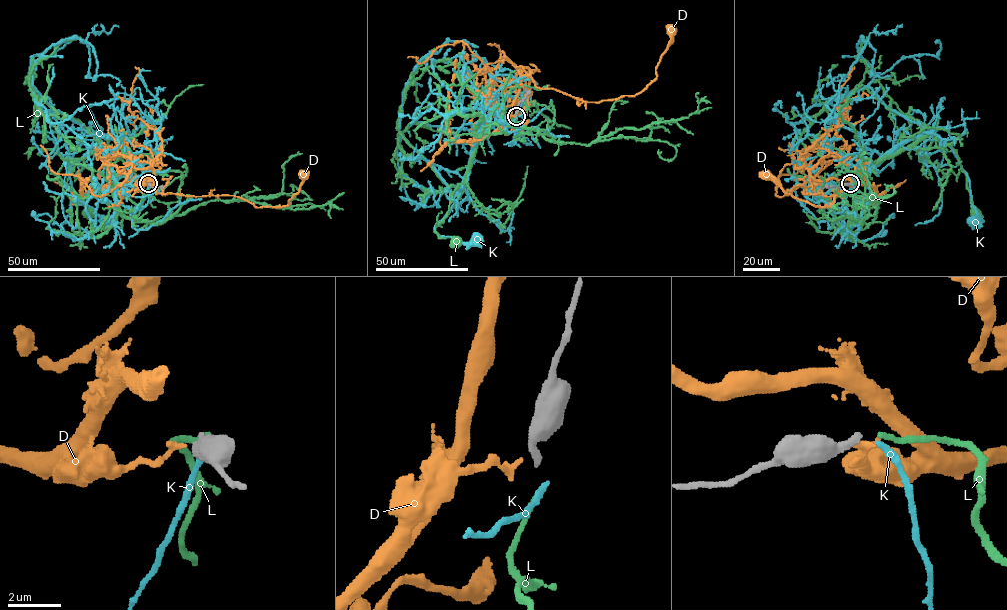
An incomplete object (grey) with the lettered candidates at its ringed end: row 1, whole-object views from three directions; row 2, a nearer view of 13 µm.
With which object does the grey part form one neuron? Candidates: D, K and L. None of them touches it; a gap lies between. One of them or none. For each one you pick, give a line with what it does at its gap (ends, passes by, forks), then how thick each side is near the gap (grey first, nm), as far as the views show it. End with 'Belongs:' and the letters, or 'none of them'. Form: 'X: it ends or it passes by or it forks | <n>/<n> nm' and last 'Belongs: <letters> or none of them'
Belongs: none of them

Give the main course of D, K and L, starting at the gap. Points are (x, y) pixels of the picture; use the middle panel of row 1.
D: (515, 116), (508, 119), (522, 76), (537, 87), (587, 102), (641, 92), (656, 77), (672, 31)
K: (517, 117), (502, 122), (494, 110), (483, 111), (460, 194), (434, 227), (438, 235), (464, 242), (476, 239)
L: (516, 117), (520, 132), (548, 134), (511, 123), (479, 123), (465, 187), (436, 227), (439, 238), (457, 239)

